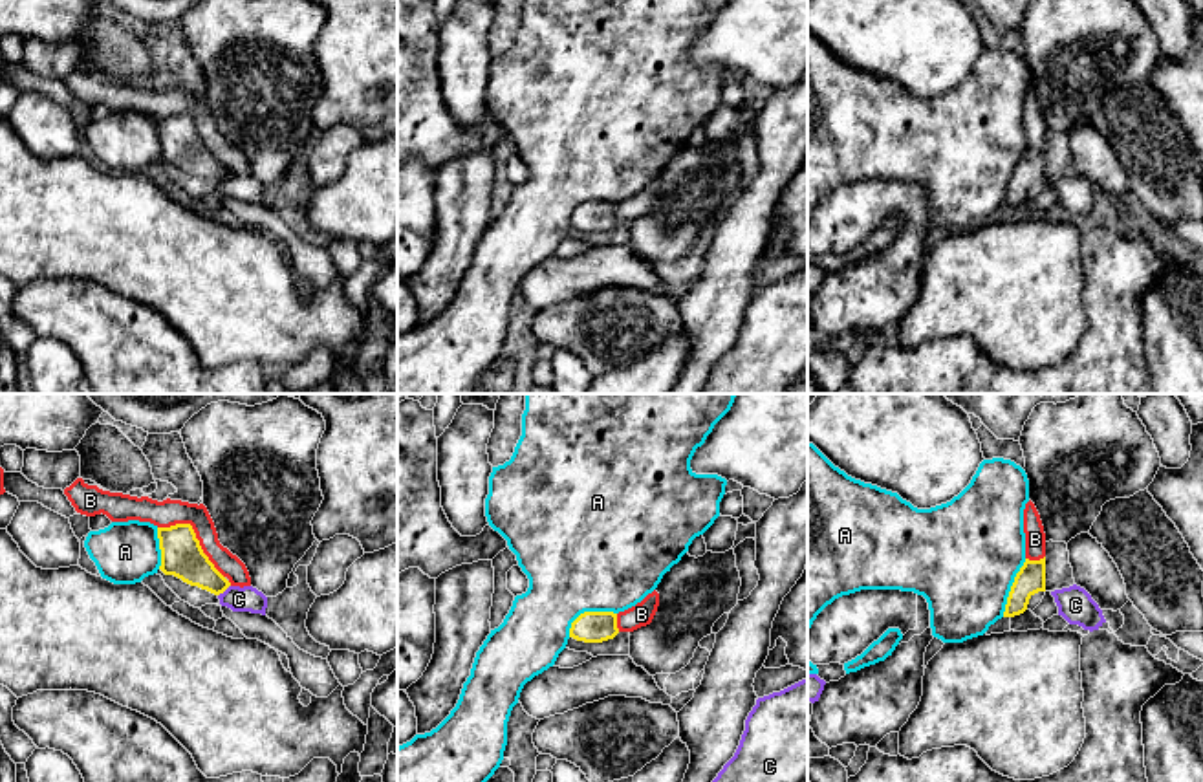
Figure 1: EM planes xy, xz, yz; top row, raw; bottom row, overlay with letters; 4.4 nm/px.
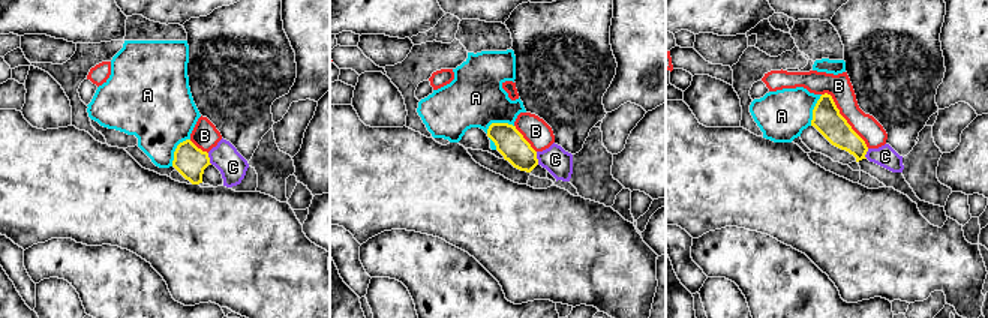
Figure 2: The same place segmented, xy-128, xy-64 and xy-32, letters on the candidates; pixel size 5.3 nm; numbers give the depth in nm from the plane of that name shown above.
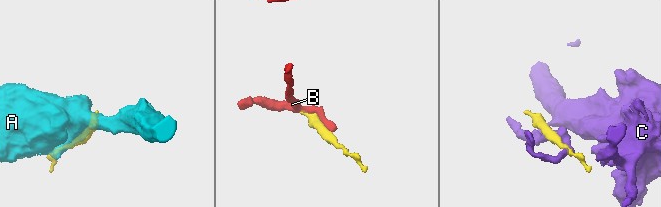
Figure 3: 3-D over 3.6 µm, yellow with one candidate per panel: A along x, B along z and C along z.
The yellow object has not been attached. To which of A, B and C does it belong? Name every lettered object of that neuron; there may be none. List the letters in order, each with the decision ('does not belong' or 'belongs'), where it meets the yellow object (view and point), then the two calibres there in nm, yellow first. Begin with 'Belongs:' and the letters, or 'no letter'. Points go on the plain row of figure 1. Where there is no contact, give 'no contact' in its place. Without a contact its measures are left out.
Belongs: B
A: does not belong; meets yellow in xz at (586, 202); 140 nm thick on the yellow side, 500 nm on the other
B: belongs; meets yellow in xy at (195, 125); 190 nm thick on the yellow side, 120 nm on the other
C: does not belong; meets yellow in xy at (224, 180); 190 nm thick on the yellow side, 110 nm on the other

